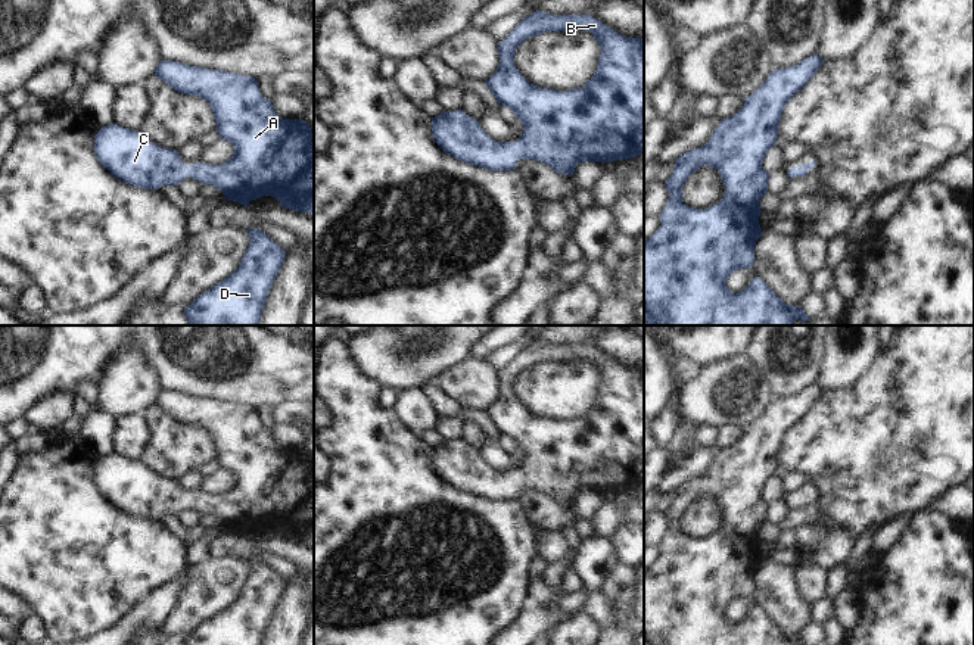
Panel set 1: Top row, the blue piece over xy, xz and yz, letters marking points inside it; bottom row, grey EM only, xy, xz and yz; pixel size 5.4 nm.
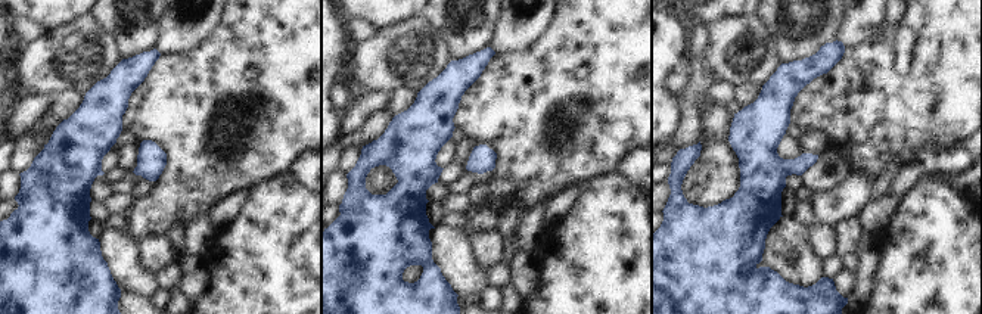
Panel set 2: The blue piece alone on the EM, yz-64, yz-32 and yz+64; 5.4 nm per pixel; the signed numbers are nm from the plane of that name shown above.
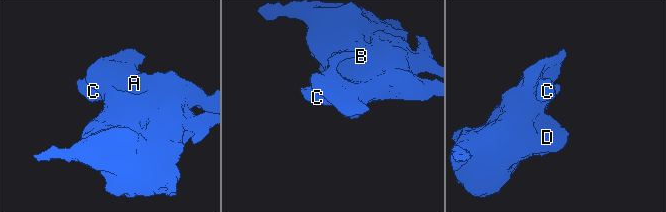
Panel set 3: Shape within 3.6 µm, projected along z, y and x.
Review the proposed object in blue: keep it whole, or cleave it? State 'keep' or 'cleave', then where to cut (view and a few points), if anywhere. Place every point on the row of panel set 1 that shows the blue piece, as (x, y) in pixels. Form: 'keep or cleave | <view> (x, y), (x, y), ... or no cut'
keep | no cut

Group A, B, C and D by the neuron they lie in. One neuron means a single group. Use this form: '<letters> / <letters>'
A B C D

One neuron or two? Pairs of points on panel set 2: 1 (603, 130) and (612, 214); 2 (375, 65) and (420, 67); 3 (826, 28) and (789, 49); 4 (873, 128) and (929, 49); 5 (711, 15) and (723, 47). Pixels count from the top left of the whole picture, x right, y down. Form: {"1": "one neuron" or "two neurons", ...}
{"1": "two neurons", "2": "one neuron", "3": "one neuron", "4": "one neuron", "5": "two neurons"}

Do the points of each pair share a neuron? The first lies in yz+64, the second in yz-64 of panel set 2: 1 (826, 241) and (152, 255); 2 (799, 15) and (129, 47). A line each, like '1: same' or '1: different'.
1: same
2: same

